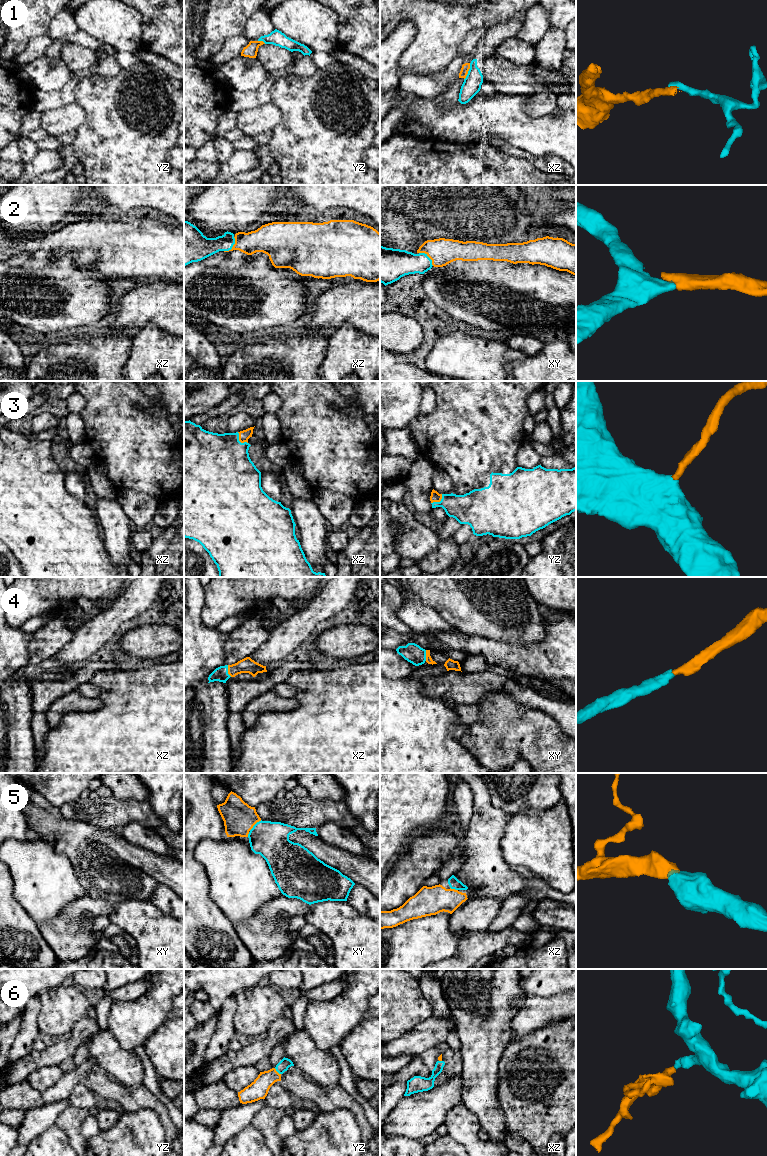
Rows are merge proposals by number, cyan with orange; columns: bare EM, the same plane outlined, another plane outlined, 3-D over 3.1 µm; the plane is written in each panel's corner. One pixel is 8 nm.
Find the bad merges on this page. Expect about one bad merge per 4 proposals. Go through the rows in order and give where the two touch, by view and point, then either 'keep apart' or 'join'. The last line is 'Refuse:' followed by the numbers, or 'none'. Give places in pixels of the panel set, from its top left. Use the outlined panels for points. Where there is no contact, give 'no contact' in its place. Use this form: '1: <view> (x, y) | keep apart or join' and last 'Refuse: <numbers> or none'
1: xz (468, 71) | keep apart
2: xz (232, 246) | join
3: xz (238, 440) | join
4: xz (227, 671) | join
5: xy (255, 824) | join
6: yz (277, 1071) | join
Refuse: 1

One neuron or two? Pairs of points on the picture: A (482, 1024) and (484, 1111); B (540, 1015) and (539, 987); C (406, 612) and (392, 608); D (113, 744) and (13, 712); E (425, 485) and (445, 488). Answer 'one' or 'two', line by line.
A: one
B: two
C: two
D: two
E: two

